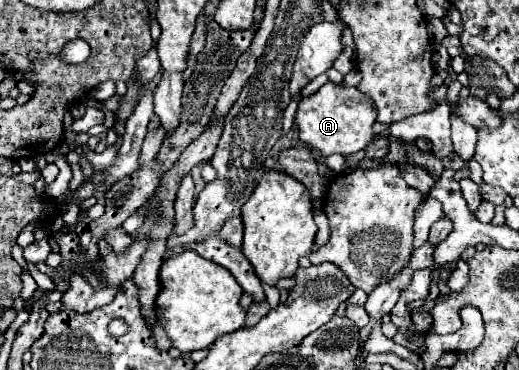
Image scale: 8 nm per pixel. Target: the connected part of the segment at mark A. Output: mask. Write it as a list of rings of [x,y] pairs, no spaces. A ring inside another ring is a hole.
[[[331,81],[325,83],[317,93],[311,97],[301,99],[295,121],[299,125],[299,139],[319,149],[325,157],[339,153],[343,157],[357,153],[361,149],[367,149],[367,145],[373,141],[373,123],[377,121],[377,107],[373,99],[367,95],[361,95],[355,87],[335,87]]]

